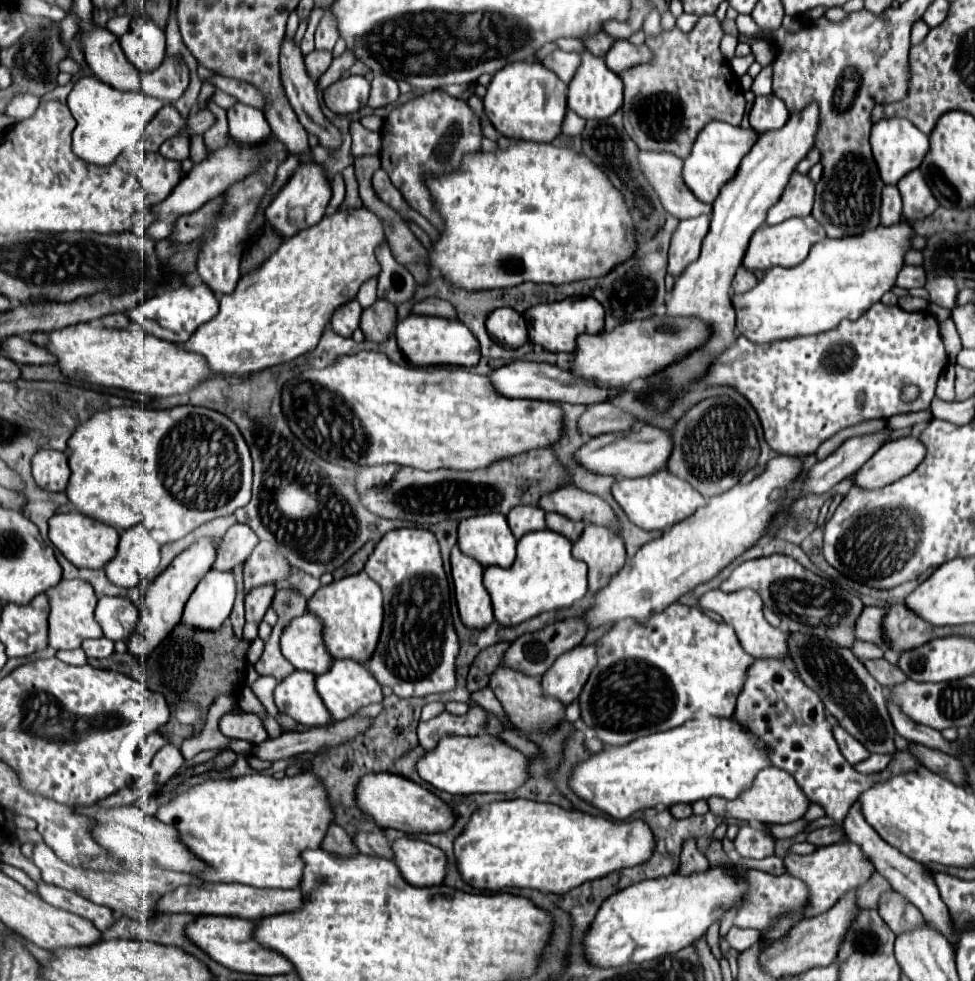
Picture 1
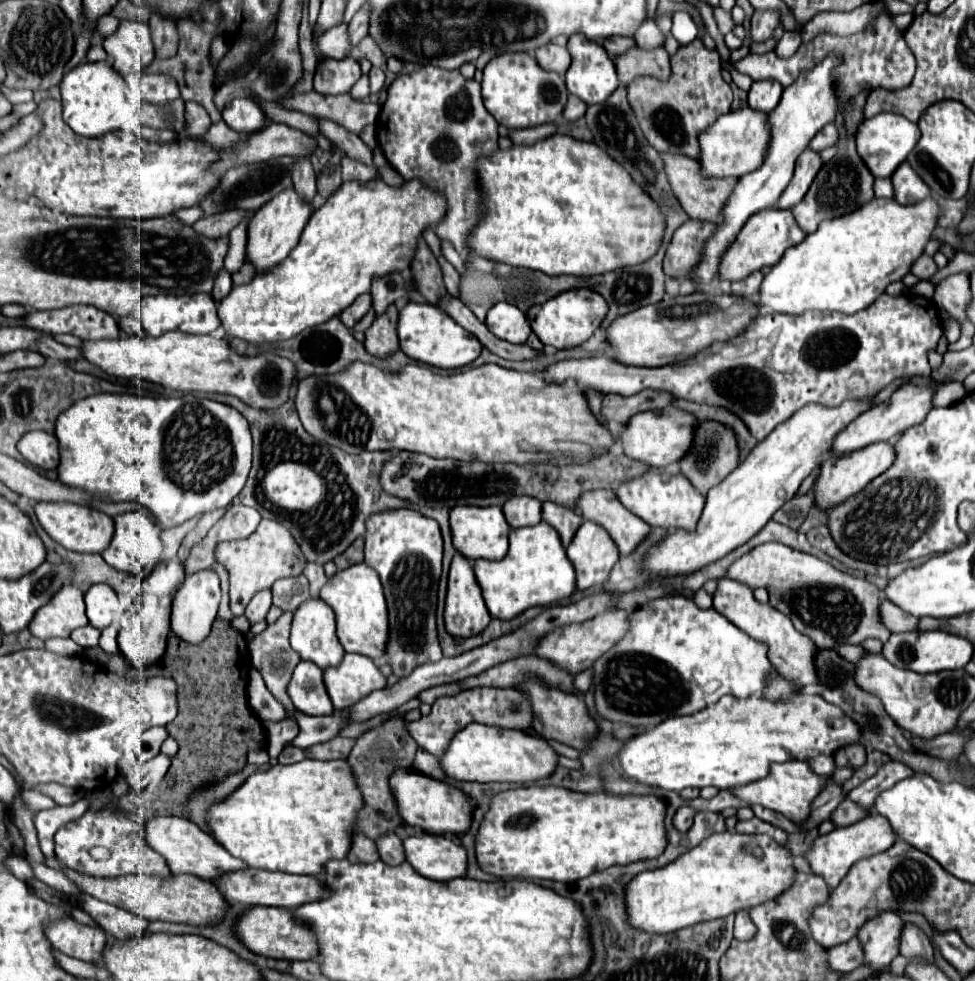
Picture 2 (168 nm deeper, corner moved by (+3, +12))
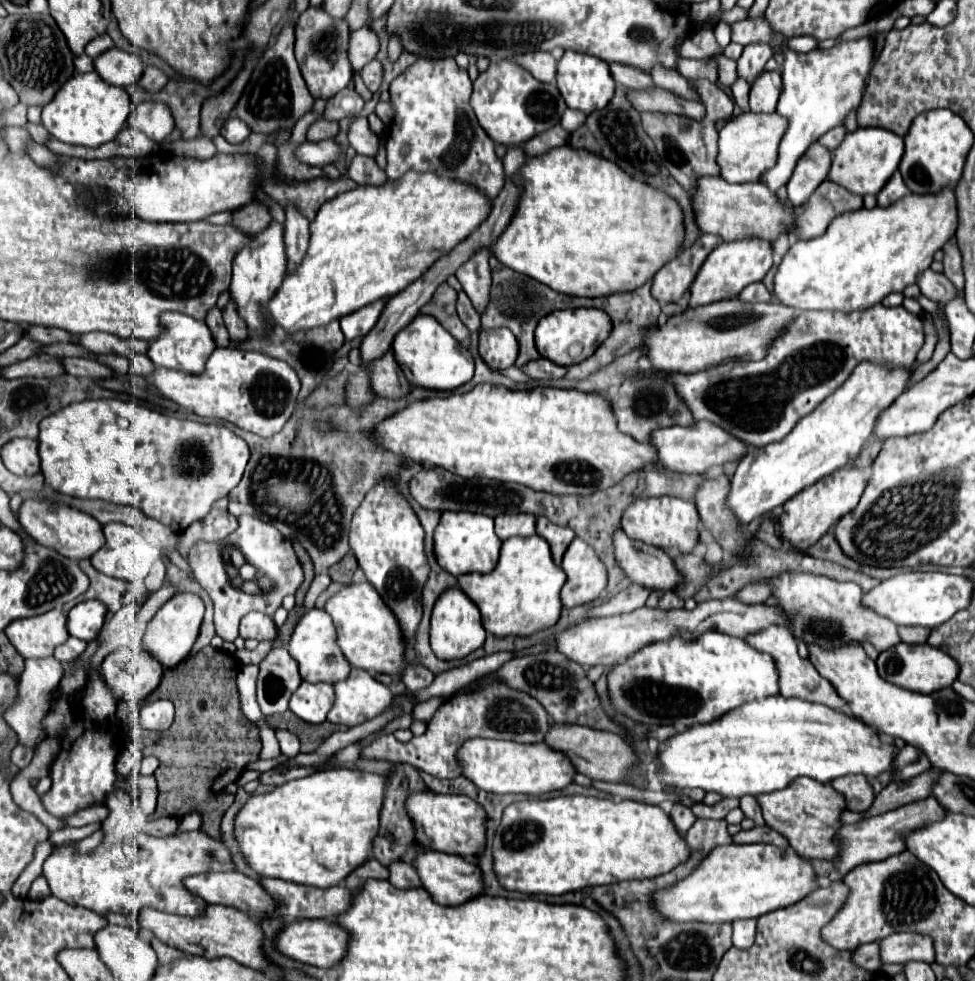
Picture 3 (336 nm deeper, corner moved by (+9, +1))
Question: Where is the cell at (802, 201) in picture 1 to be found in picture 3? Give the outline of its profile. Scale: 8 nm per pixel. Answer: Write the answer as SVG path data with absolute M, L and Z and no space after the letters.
M819 142L811 144L809 150L797 162L797 168L795 168L791 180L787 182L789 202L793 206L805 204L805 200L809 200L811 192L815 192L815 188L827 178L829 166L831 166L831 152L825 146L821 146Z

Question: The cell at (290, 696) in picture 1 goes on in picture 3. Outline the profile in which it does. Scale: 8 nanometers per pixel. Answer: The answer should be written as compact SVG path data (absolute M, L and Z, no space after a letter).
M303 682L291 696L289 708L309 724L321 724L333 706L333 686L331 684L311 684Z

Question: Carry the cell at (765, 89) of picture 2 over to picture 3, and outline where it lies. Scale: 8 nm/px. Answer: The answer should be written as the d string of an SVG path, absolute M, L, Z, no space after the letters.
M777 70L763 72L751 84L749 106L753 112L775 112L779 96L781 96L781 74Z

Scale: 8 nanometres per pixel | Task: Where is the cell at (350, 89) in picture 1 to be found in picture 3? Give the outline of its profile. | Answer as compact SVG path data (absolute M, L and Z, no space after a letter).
M309 6L297 20L295 20L295 58L299 62L301 74L307 82L309 92L315 98L331 98L343 88L347 88L349 80L353 78L353 68L347 56L347 42L349 42L349 24L345 18L333 20L323 6Z

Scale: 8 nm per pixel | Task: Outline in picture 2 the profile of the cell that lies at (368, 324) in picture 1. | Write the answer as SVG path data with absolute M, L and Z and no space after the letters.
M389 305L385 313L375 317L373 325L365 331L365 347L371 355L377 355L377 357L385 357L399 349L395 305Z

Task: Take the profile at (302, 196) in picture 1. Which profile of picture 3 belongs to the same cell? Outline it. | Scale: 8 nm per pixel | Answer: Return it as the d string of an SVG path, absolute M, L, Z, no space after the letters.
M271 222L271 226L253 236L251 244L245 246L233 260L233 282L229 288L231 300L237 306L239 316L245 320L247 328L255 334L271 334L269 328L265 328L265 320L261 320L261 304L267 304L281 286L281 280L287 272L287 258L285 258L285 244L283 244L283 228L277 222Z

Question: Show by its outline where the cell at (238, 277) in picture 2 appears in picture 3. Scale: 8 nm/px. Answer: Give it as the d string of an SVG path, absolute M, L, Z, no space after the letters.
M229 302L227 308L223 310L223 318L225 318L225 326L227 326L227 330L229 330L231 340L241 342L241 340L247 338L247 326L245 326L245 322L239 318L237 308L235 308L233 302Z

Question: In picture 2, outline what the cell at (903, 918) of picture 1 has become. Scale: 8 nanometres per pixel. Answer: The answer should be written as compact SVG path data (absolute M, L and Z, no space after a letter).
M905 923L903 925L903 935L901 935L901 943L899 943L899 953L903 957L931 957L933 955L933 945L931 939L925 935L925 931L913 923Z

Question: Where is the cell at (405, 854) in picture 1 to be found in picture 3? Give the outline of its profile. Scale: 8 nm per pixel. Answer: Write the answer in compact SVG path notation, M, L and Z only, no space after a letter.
M427 850L427 852L417 856L413 866L417 868L417 872L421 876L423 888L433 896L433 900L437 904L459 906L459 904L465 904L465 900L471 900L471 898L483 894L483 874L481 874L481 868L471 864L471 862L467 862L461 856Z

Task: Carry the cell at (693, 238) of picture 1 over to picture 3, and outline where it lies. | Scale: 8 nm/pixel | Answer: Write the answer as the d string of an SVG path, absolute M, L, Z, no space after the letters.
M703 234L691 248L685 248L675 260L667 262L653 276L653 286L651 286L653 298L661 304L679 302L681 296L689 290L701 264L719 242L721 242L719 236Z

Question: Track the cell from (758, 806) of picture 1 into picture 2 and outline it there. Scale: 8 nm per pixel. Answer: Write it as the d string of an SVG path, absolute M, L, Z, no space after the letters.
M787 761L787 763L771 765L769 775L765 779L753 781L749 785L735 787L735 789L731 789L731 793L735 797L739 797L741 801L745 801L747 805L763 805L767 809L783 813L785 817L789 817L793 821L803 821L809 815L811 801L823 789L823 783L825 781L819 775L815 775L805 761Z

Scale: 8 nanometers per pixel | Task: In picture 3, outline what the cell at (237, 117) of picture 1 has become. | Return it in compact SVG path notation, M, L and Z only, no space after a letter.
M231 116L231 118L223 124L223 128L221 128L221 136L223 136L229 144L241 144L249 134L251 134L249 126L247 126L243 120L239 120L237 116Z

